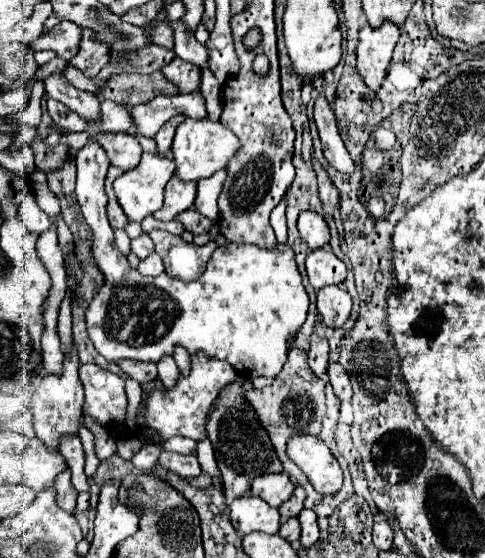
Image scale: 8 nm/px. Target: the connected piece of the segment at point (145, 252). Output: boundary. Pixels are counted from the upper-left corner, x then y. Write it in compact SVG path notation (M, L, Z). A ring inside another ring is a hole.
M146 232L136 239L132 239L131 251L139 258L145 259L147 256L155 252L155 246Z

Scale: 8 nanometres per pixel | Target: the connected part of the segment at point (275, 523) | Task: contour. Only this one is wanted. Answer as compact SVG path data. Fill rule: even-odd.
M241 496L231 502L231 524L239 536L255 530L265 534L279 532L279 510L271 508L265 500L255 496Z

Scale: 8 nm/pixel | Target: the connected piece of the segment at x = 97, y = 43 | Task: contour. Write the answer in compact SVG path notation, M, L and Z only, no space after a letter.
M89 28L83 30L79 52L69 60L71 66L81 70L87 76L97 76L97 72L109 64L109 46L101 44L101 40L95 40L93 32Z

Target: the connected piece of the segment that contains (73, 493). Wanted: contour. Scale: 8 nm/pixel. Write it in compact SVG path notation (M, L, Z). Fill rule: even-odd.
M69 468L57 476L55 488L57 488L57 506L67 510L67 512L73 512L75 510L75 502L77 502L77 490L71 484Z

